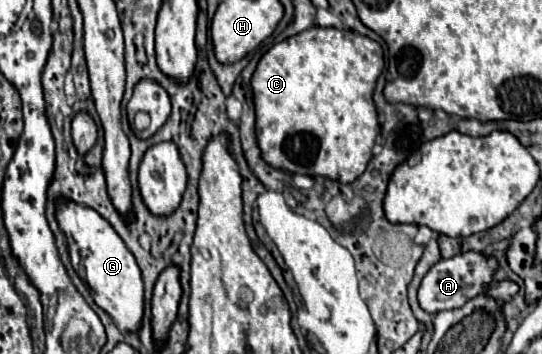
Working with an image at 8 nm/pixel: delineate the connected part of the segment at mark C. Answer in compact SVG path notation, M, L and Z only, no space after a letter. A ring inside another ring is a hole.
M311 27L273 45L259 59L251 79L257 115L255 135L263 161L291 175L321 175L337 179L339 183L355 181L365 171L375 137L379 135L377 111L371 95L383 65L383 49L377 41L333 27Z

